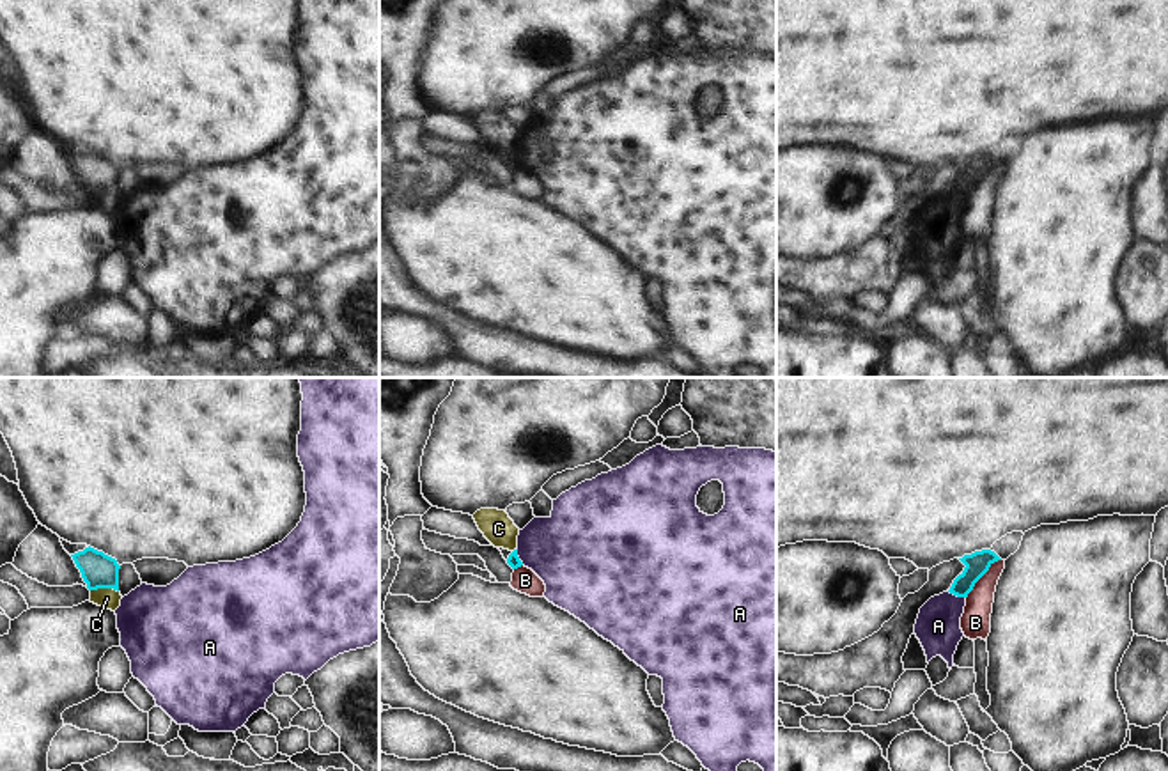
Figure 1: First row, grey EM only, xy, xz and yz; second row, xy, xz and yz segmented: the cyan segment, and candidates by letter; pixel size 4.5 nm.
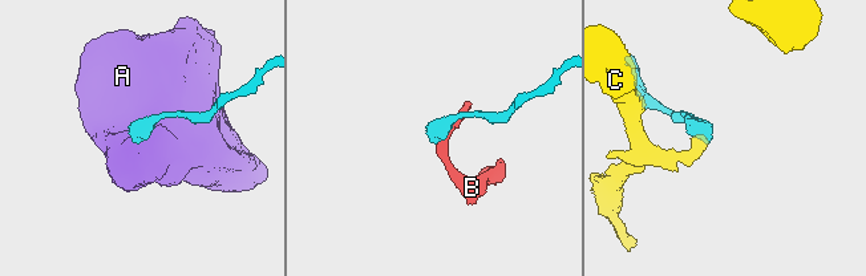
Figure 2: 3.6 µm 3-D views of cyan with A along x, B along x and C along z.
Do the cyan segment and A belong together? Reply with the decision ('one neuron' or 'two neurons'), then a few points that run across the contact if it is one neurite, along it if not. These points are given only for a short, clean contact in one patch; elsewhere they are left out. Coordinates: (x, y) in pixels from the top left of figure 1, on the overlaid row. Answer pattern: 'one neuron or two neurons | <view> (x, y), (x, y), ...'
two neurons | yz (947, 591), (965, 598)

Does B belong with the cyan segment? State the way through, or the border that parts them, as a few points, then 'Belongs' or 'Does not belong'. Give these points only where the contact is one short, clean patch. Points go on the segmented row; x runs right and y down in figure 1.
Boundary: yz (1000, 559), (966, 598). Does not belong.

